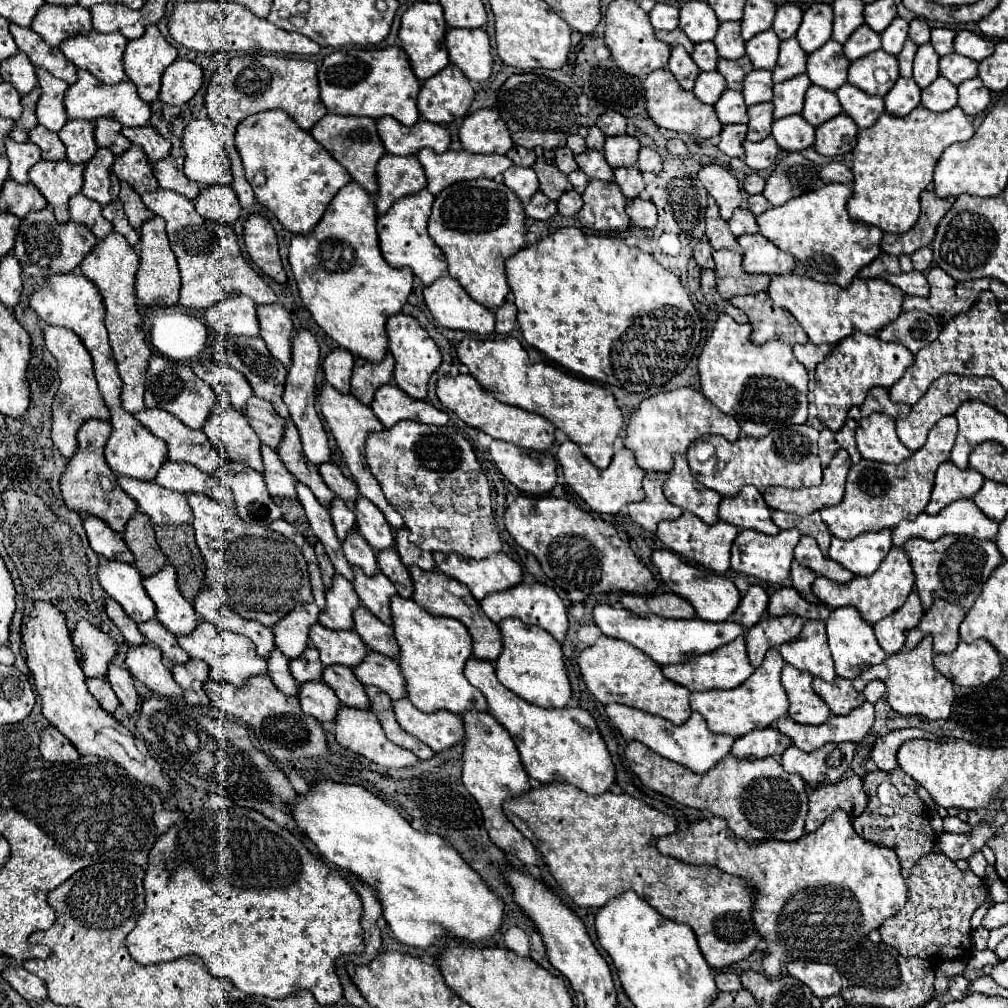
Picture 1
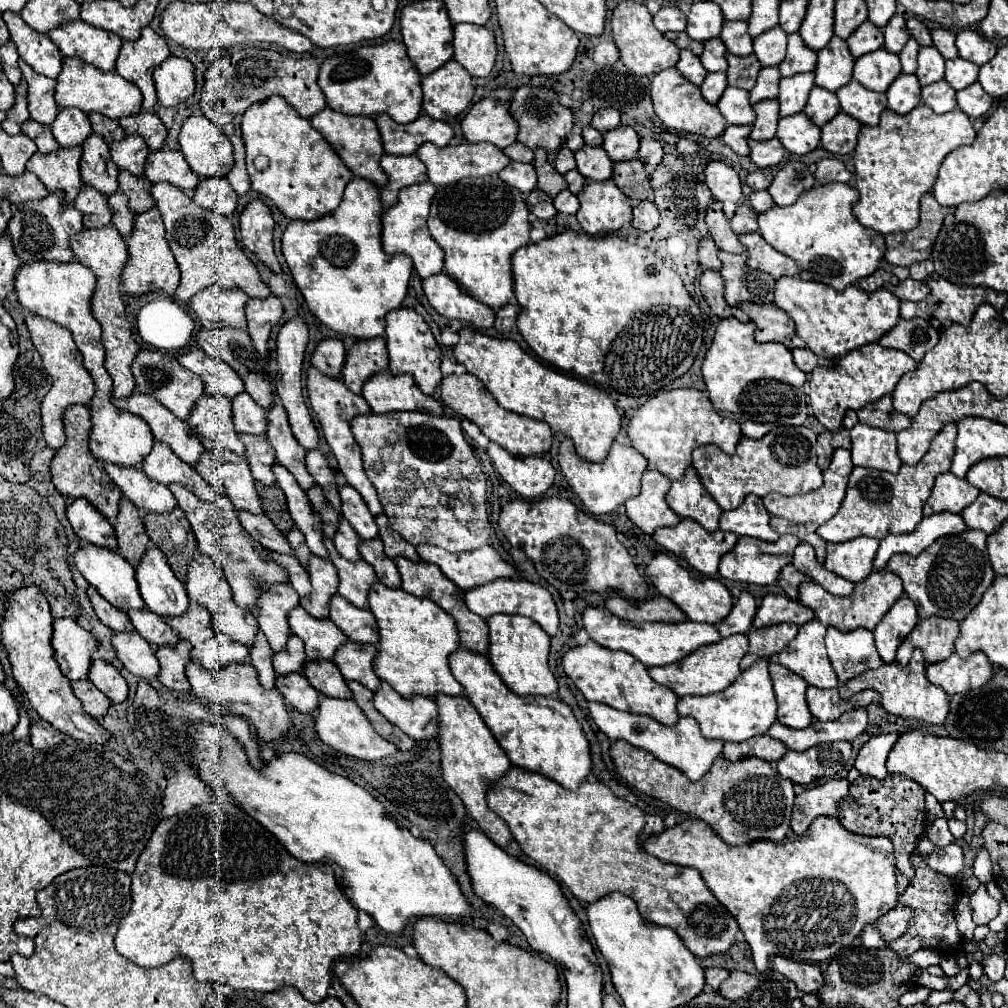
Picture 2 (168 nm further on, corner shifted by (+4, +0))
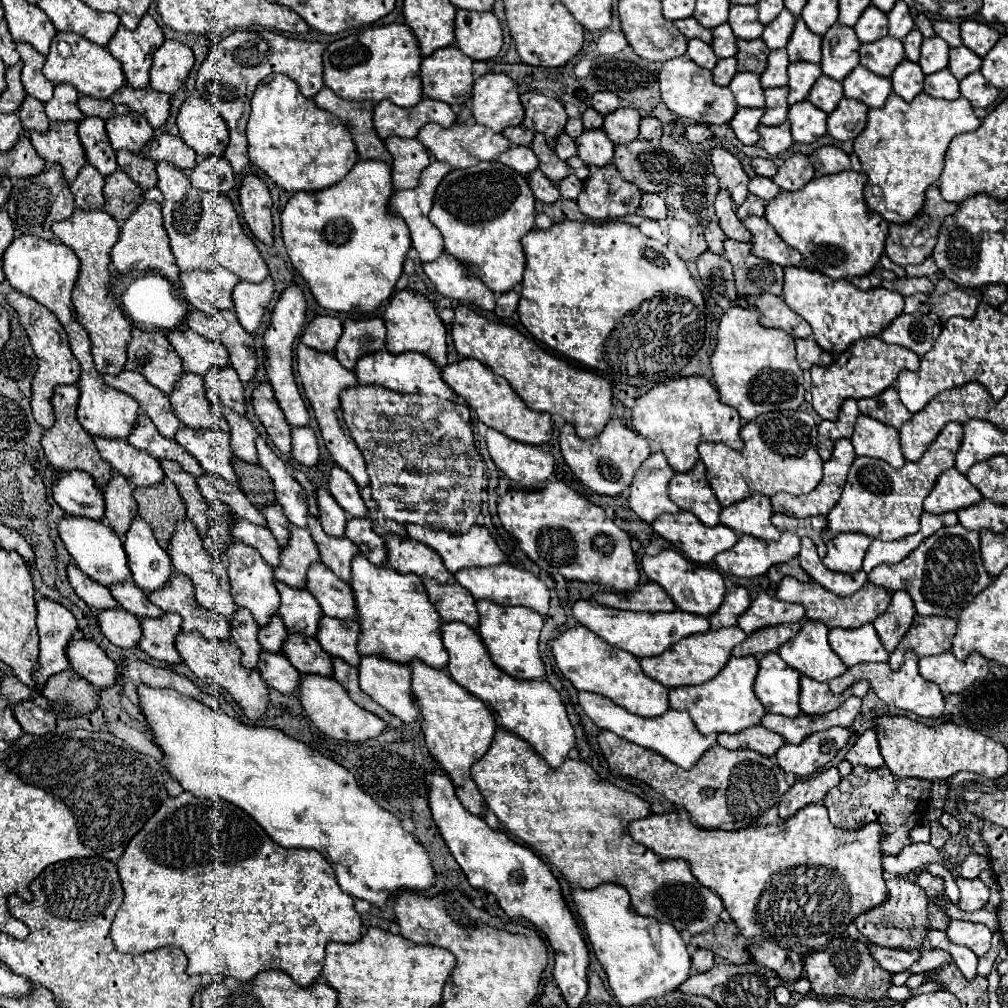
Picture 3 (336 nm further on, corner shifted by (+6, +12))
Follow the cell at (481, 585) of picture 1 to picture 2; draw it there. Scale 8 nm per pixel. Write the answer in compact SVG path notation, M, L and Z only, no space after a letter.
M417 545L415 549L423 561L439 565L445 577L457 583L463 591L491 583L499 577L515 577L515 569L489 545L467 553L451 553L433 545Z

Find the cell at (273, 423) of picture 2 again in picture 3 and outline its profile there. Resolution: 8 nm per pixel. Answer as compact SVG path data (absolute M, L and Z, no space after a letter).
M265 381L261 383L253 393L253 407L257 417L261 419L263 427L267 429L273 445L285 453L291 455L291 425L283 417L283 411L279 409L279 403L275 401L271 385Z

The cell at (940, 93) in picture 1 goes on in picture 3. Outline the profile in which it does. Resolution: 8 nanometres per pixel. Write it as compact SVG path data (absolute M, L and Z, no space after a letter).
M941 69L939 73L931 73L925 77L923 91L931 97L939 99L957 99L959 93L959 81L953 77L949 69Z

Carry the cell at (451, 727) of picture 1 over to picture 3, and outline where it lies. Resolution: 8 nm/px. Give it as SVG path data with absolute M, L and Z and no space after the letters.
M363 657L359 665L361 689L373 697L381 707L399 717L403 723L419 719L411 689L409 665L397 665L383 657Z

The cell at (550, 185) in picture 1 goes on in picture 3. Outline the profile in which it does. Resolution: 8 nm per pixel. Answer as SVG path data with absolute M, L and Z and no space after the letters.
M537 133L535 135L535 139L531 143L531 149L535 151L535 155L539 159L539 169L545 173L545 177L549 177L551 183L557 185L561 179L565 179L565 177L569 177L573 173L573 169L565 161L561 161L555 155L553 149L547 147L543 133Z

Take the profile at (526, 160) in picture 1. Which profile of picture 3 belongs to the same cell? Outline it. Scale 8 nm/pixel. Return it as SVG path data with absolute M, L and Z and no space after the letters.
M509 127L503 131L503 135L513 143L513 145L531 145L533 141L533 131L531 129L523 129L523 127Z

